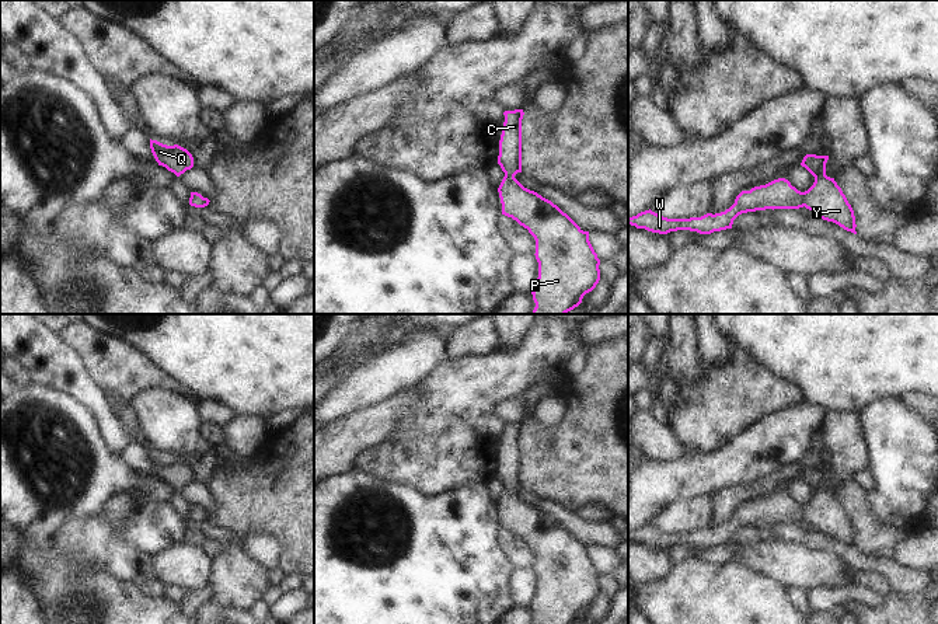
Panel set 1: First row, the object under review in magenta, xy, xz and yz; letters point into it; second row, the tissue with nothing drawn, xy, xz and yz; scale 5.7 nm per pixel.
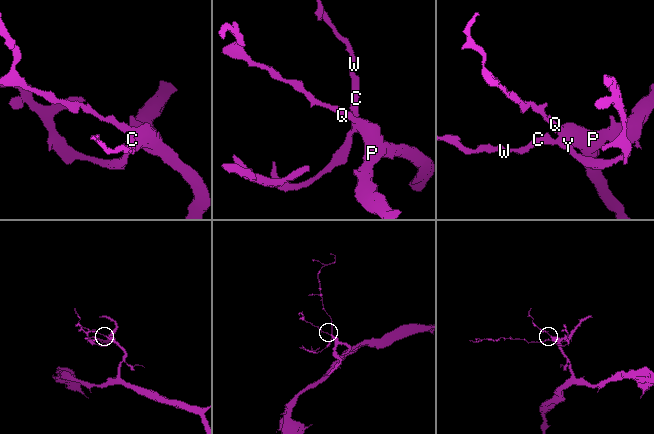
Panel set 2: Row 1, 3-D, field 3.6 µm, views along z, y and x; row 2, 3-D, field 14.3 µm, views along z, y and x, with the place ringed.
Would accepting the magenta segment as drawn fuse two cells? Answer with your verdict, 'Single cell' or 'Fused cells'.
Single cell.

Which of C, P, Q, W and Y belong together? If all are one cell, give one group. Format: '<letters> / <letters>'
C P Q W Y

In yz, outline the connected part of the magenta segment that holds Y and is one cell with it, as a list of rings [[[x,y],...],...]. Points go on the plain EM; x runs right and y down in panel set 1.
[[[806,468],[801,477],[813,491],[813,499],[801,506],[785,492],[774,494],[766,499],[742,505],[735,517],[721,527],[707,527],[701,531],[667,533],[655,526],[645,524],[628,531],[628,538],[652,547],[667,548],[677,544],[690,544],[700,548],[711,548],[732,543],[733,534],[747,526],[766,523],[799,523],[806,522],[816,531],[833,536],[847,545],[857,548],[855,530],[841,502],[834,492],[826,489],[829,470]]]

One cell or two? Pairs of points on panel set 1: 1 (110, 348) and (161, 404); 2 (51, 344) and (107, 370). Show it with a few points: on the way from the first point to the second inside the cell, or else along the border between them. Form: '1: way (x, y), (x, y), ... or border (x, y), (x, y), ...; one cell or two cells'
1: border (181, 393), (149, 389), (133, 403); two cells
2: border (65, 337), (86, 359), (91, 376), (105, 389); two cells

